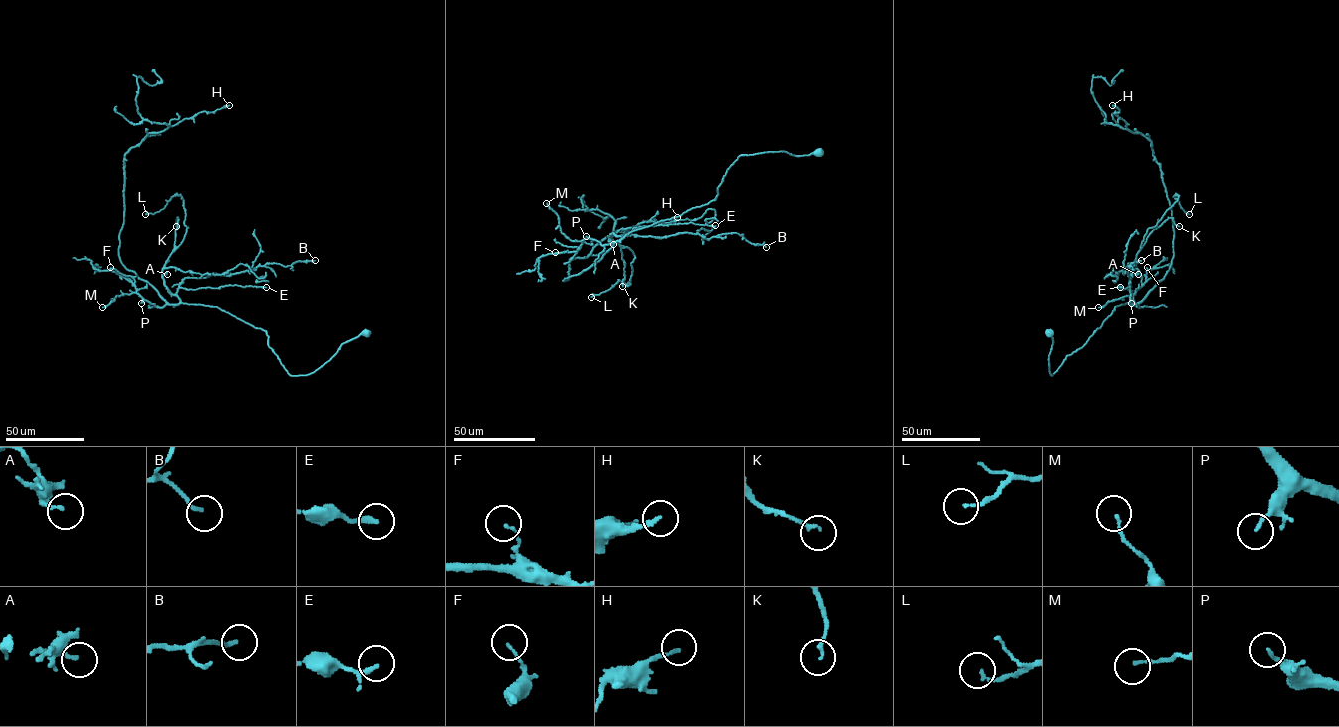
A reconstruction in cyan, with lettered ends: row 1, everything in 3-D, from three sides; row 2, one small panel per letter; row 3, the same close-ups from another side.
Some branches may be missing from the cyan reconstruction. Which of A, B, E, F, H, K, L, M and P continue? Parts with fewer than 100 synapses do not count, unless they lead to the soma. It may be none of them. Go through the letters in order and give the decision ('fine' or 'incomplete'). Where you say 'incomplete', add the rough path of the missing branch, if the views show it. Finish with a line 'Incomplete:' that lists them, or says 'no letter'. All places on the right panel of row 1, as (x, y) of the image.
A: fine
B: fine
E: fine
F: fine
H: fine
K: fine
L: fine
M: fine
P: fine
Incomplete: no letter

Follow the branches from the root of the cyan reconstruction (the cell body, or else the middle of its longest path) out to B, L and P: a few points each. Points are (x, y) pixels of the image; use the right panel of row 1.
B: (1050, 333), (1052, 376), (1116, 306), (1129, 301), (1132, 273), (1127, 272), (1133, 265), (1127, 266), (1141, 260)
L: (1050, 333), (1052, 376), (1116, 306), (1129, 301), (1131, 268), (1144, 235), (1177, 200), (1175, 195), (1189, 214)
P: (1050, 333), (1052, 376), (1116, 306), (1127, 303), (1139, 306), (1133, 300), (1131, 303)

